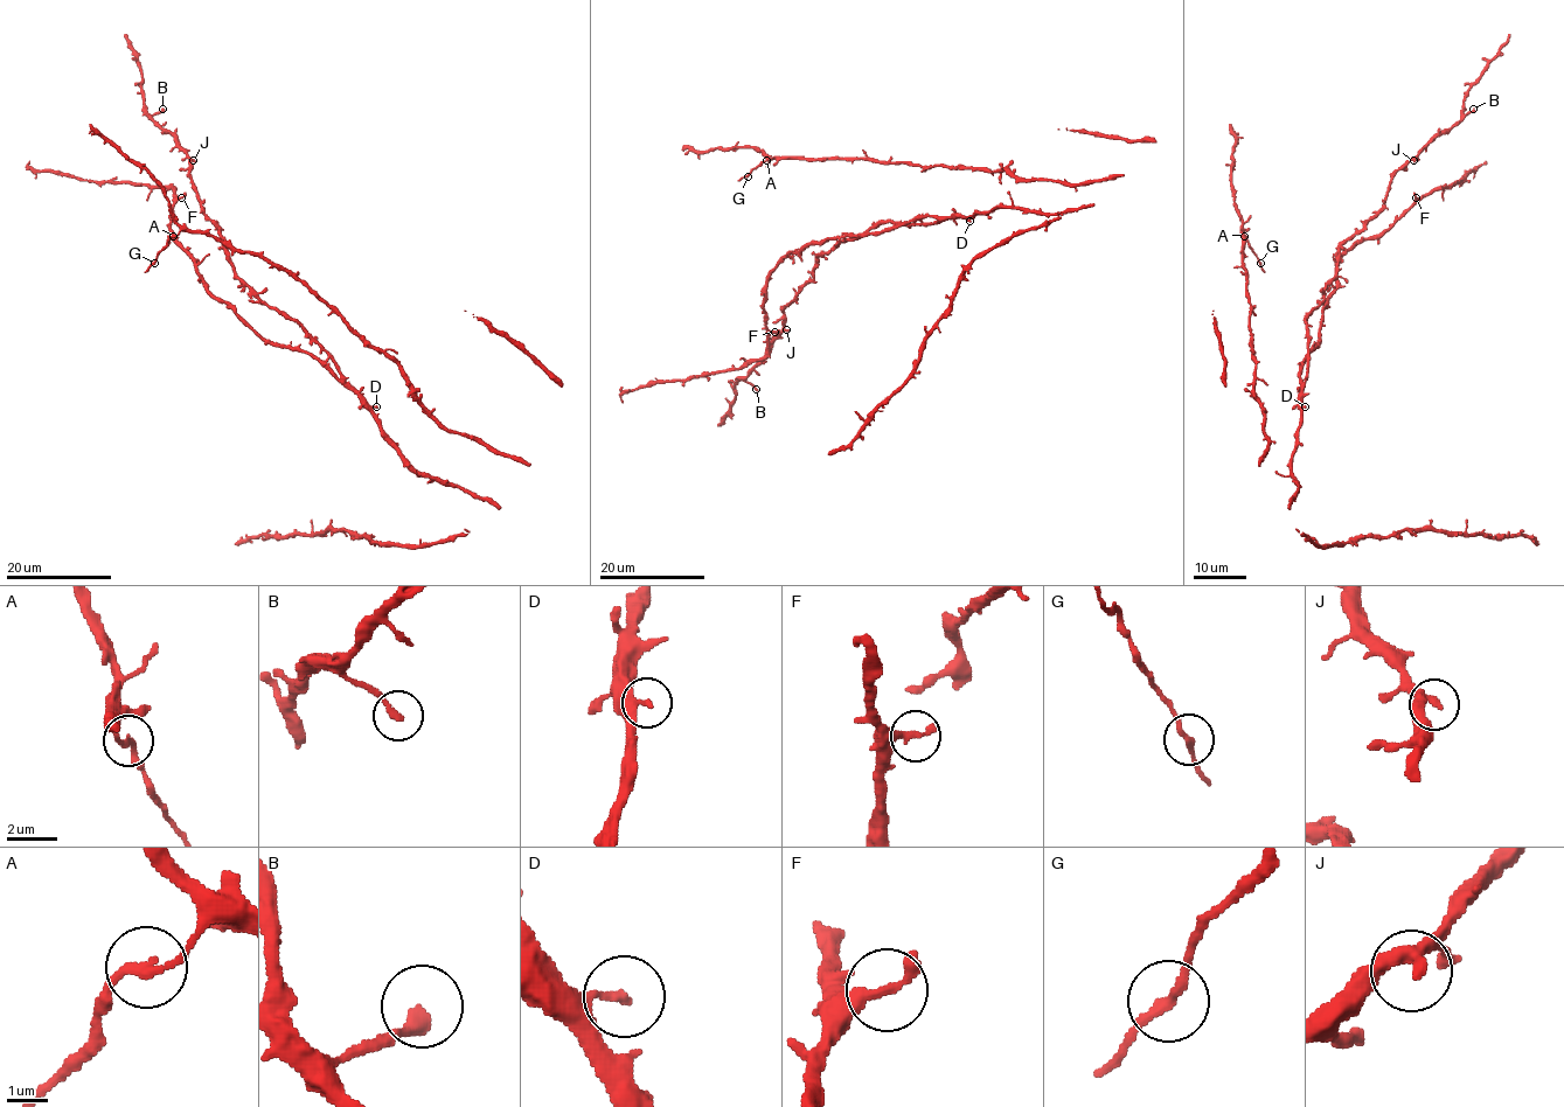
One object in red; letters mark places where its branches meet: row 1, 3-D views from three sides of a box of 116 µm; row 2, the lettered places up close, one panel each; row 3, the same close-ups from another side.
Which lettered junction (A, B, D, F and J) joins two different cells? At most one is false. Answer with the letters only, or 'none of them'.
A

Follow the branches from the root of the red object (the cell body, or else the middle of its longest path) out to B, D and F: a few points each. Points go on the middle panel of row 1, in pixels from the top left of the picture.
B: (1038, 211), (878, 222), (845, 238), (783, 311), (782, 334), (745, 377), (756, 389)
D: (1038, 211), (999, 208), (966, 217), (970, 221)
F: (1038, 211), (915, 216), (878, 232), (812, 242), (769, 278), (764, 325), (774, 332)

